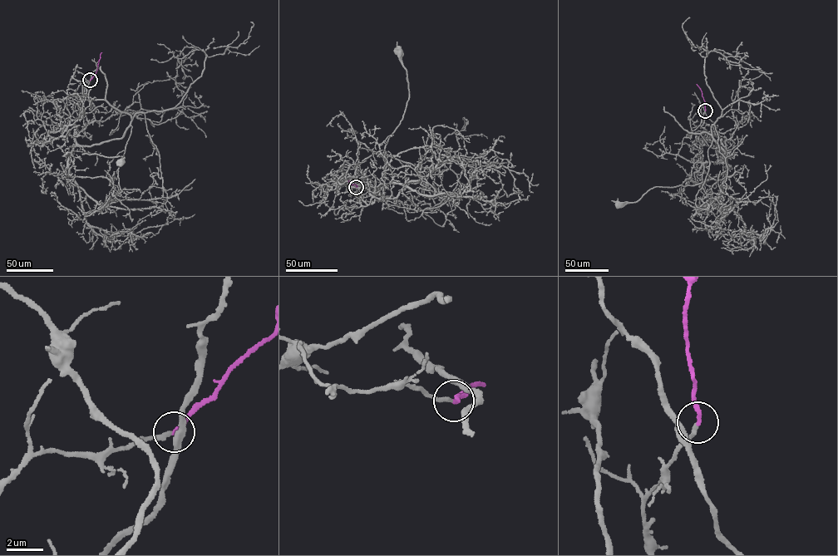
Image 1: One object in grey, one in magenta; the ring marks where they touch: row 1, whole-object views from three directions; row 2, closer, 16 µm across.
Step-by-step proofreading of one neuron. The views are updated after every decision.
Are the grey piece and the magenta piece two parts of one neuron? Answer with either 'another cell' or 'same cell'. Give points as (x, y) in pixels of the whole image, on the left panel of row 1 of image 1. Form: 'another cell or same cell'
same cell

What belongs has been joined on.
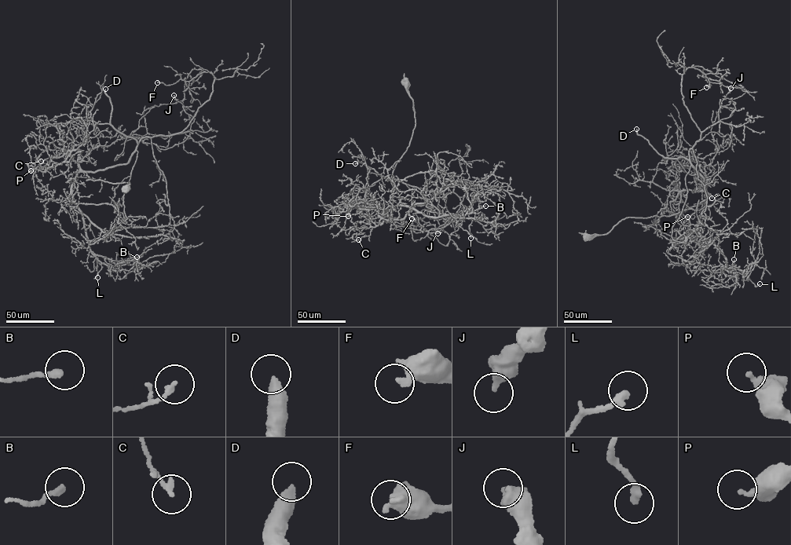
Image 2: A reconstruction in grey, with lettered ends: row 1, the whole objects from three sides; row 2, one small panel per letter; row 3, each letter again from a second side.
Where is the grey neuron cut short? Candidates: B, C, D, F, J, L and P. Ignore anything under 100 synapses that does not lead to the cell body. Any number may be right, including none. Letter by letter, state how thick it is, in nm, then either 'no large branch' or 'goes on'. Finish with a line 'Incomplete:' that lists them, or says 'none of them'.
B: calibre 240 nm; no large branch
C: calibre 200 nm; no large branch
D: calibre 400 nm; goes on
F: calibre 280 nm; no large branch
J: calibre 440 nm; no large branch
L: calibre 280 nm; no large branch
P: calibre 320 nm; no large branch
Incomplete: D

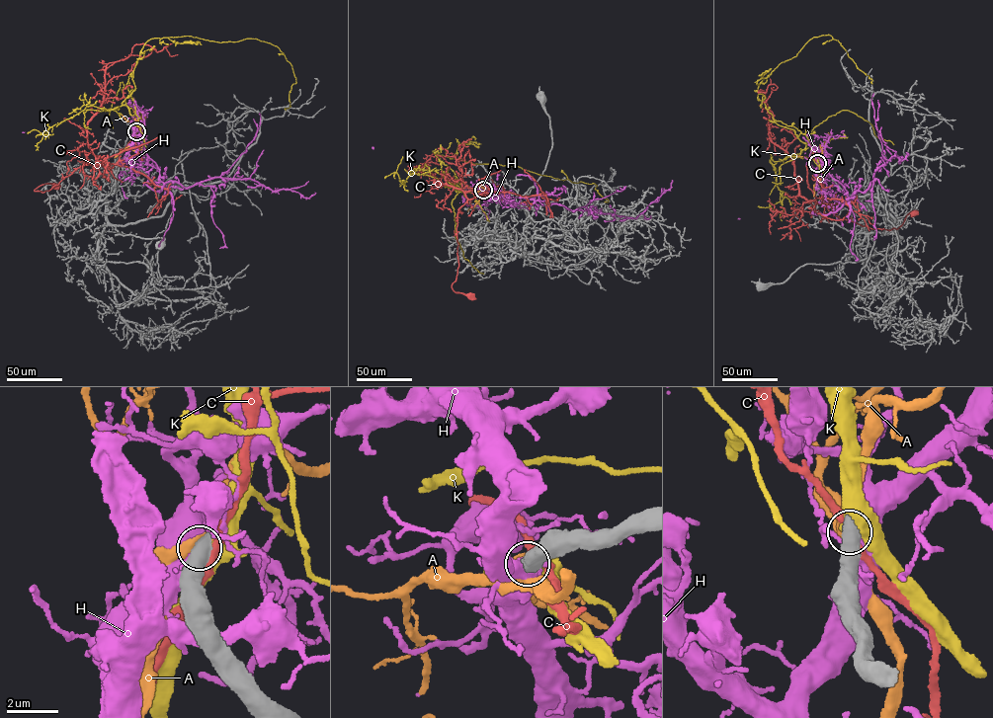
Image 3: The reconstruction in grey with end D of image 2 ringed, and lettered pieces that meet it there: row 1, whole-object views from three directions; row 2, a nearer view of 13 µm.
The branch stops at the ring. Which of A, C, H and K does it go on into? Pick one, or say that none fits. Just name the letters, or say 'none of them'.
none of them

